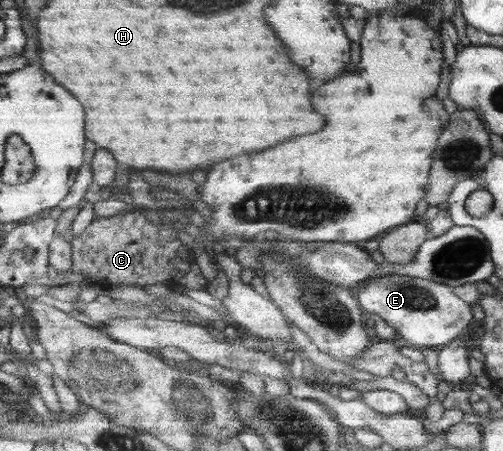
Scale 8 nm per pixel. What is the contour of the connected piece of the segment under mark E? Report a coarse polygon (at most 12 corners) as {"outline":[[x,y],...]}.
{"outline":[[406,275],[360,283],[365,313],[416,349],[446,348],[474,322],[453,288]]}

